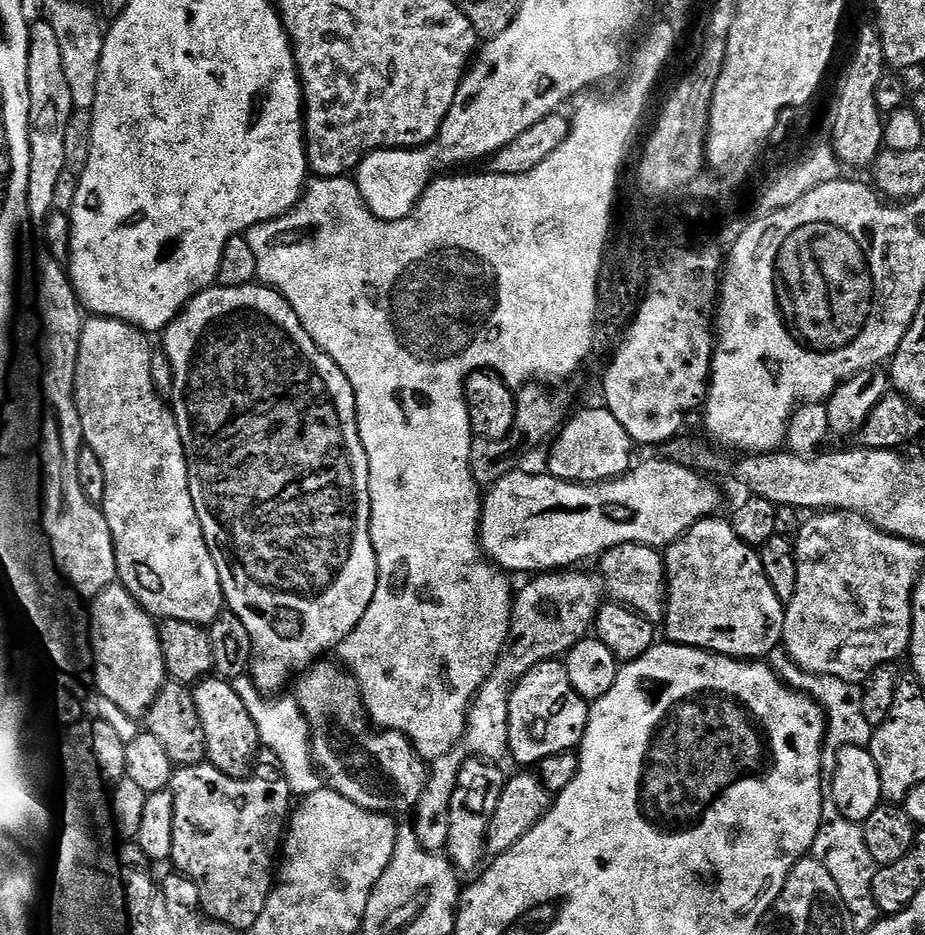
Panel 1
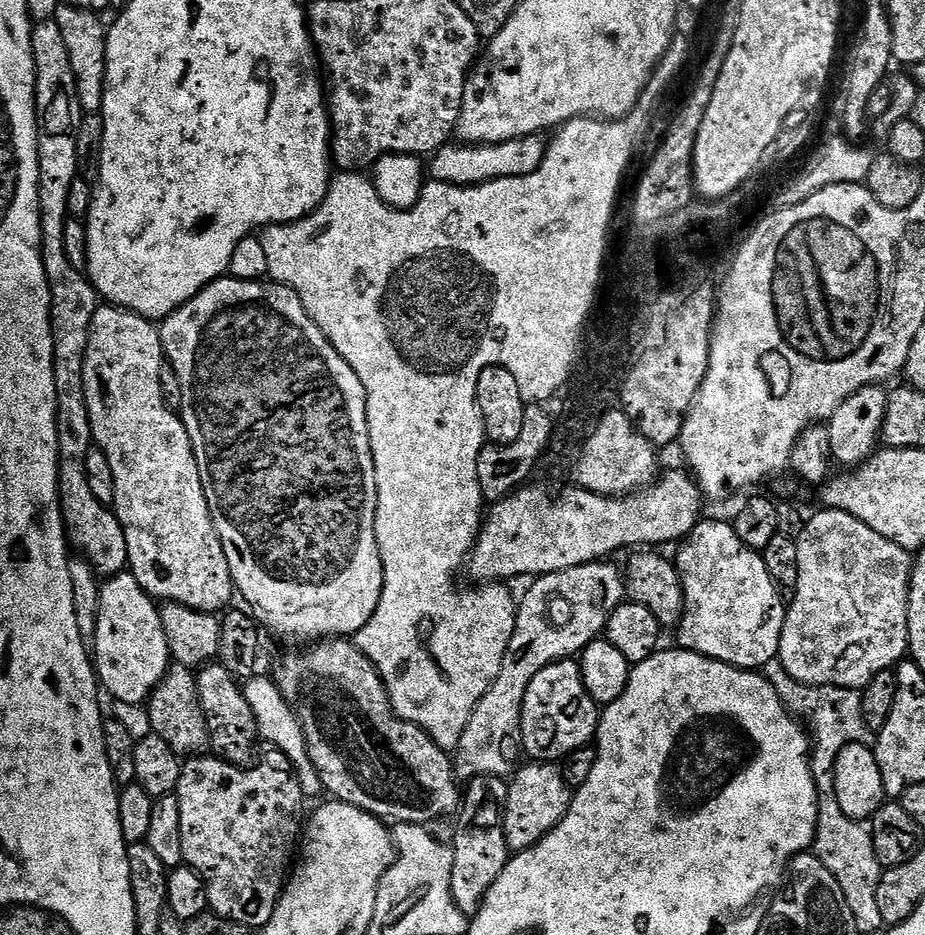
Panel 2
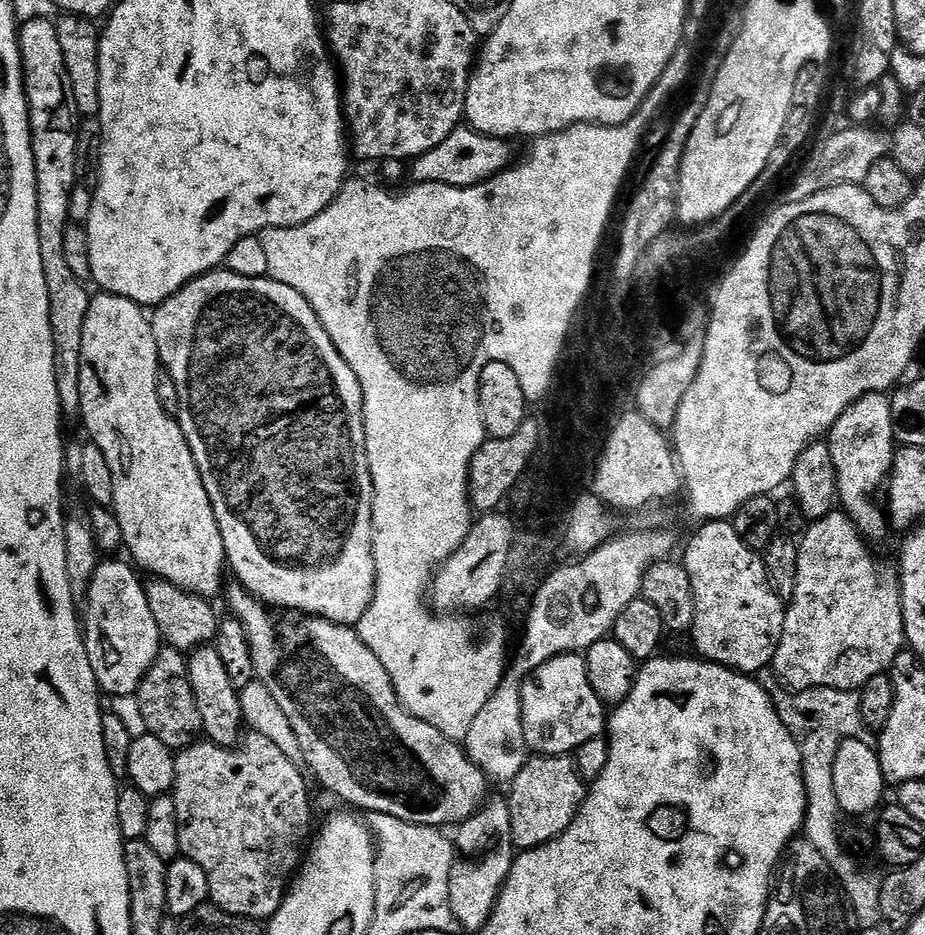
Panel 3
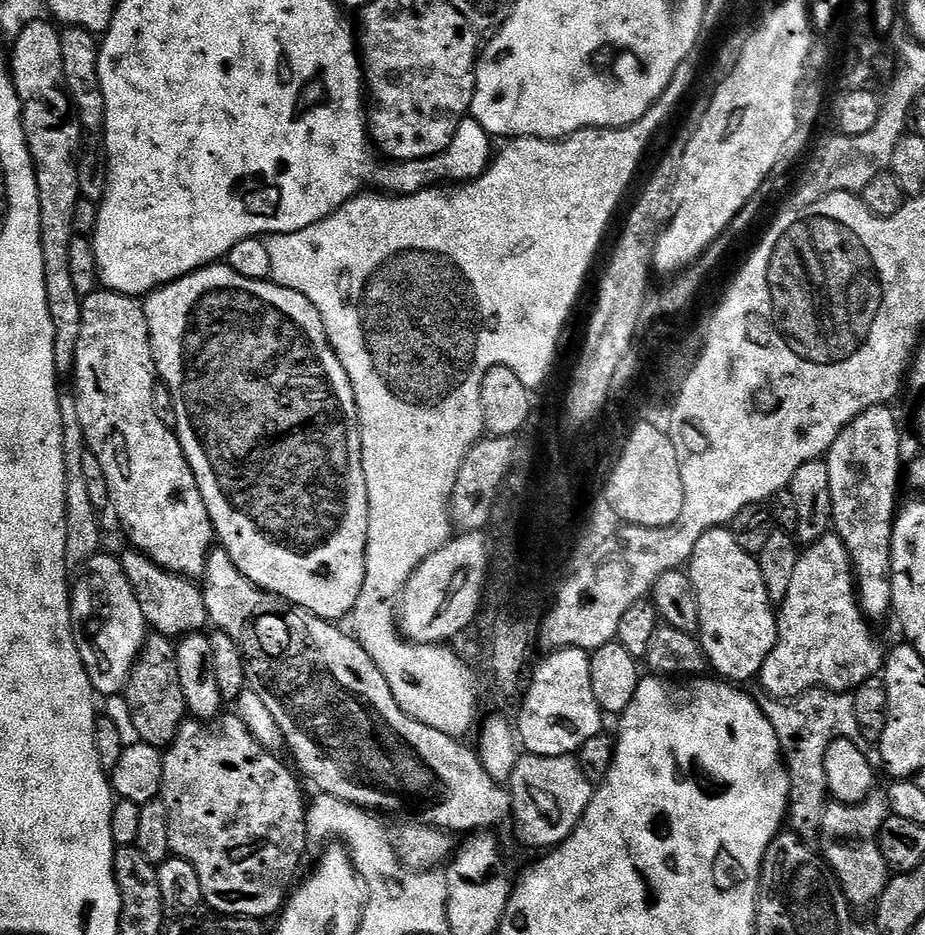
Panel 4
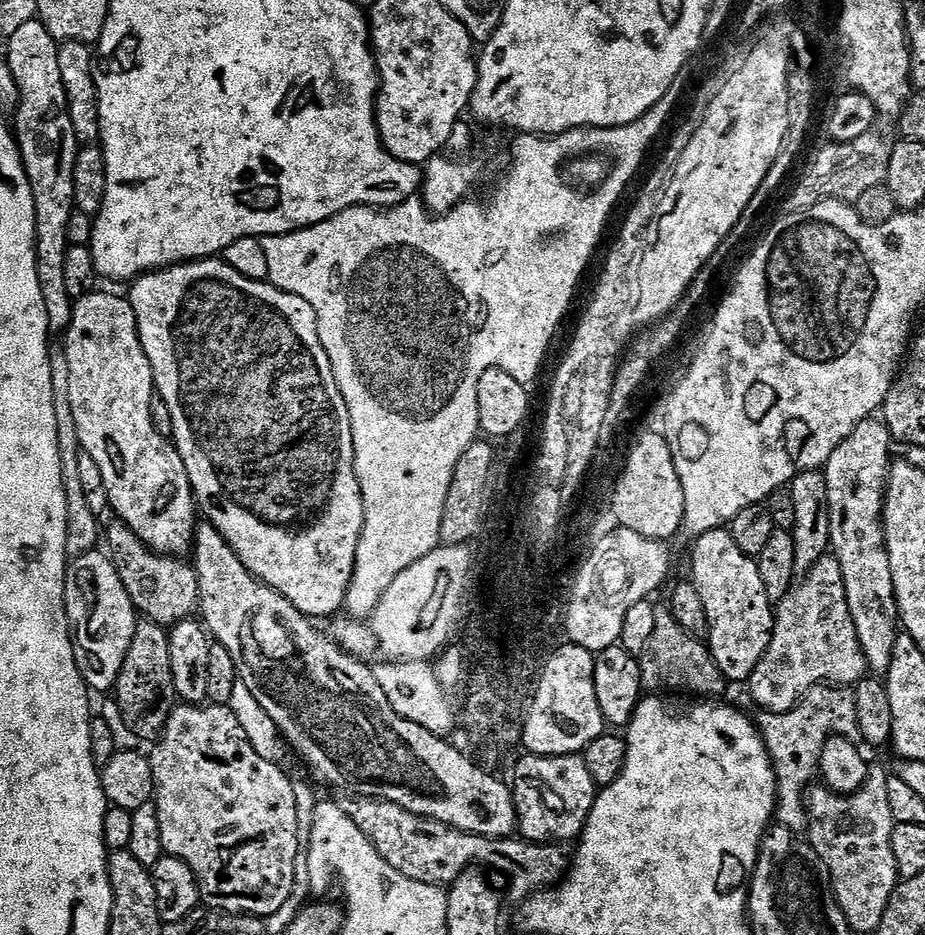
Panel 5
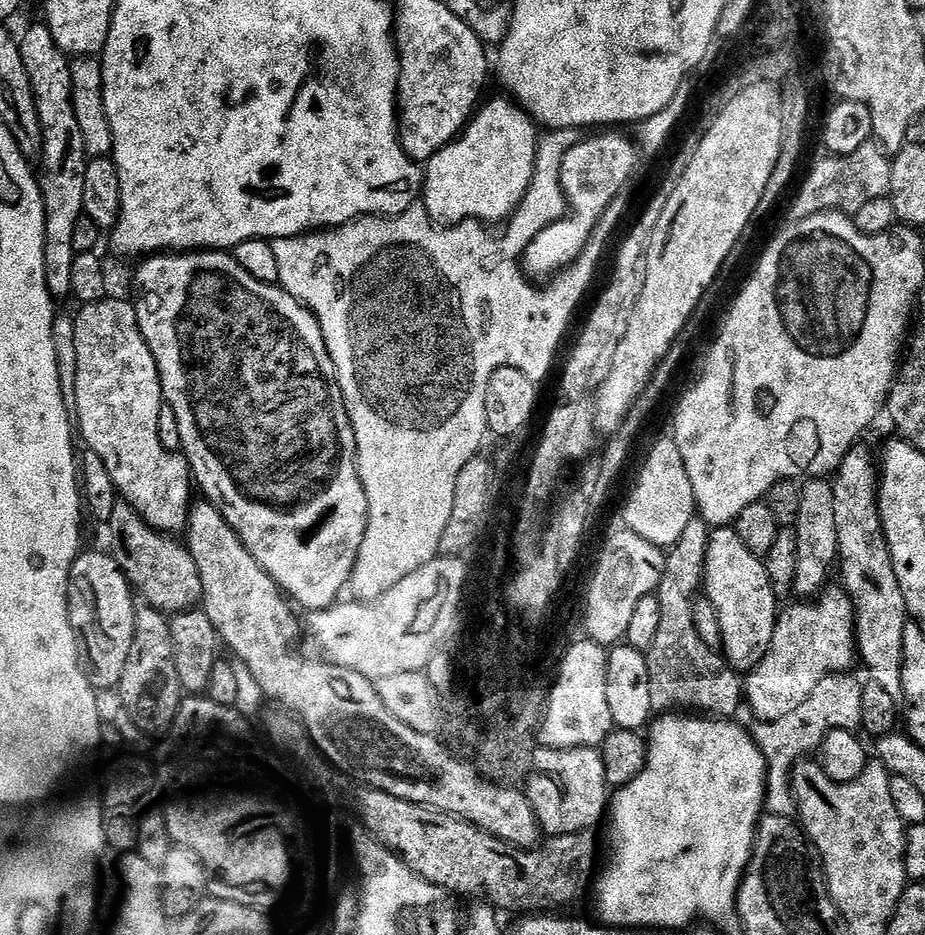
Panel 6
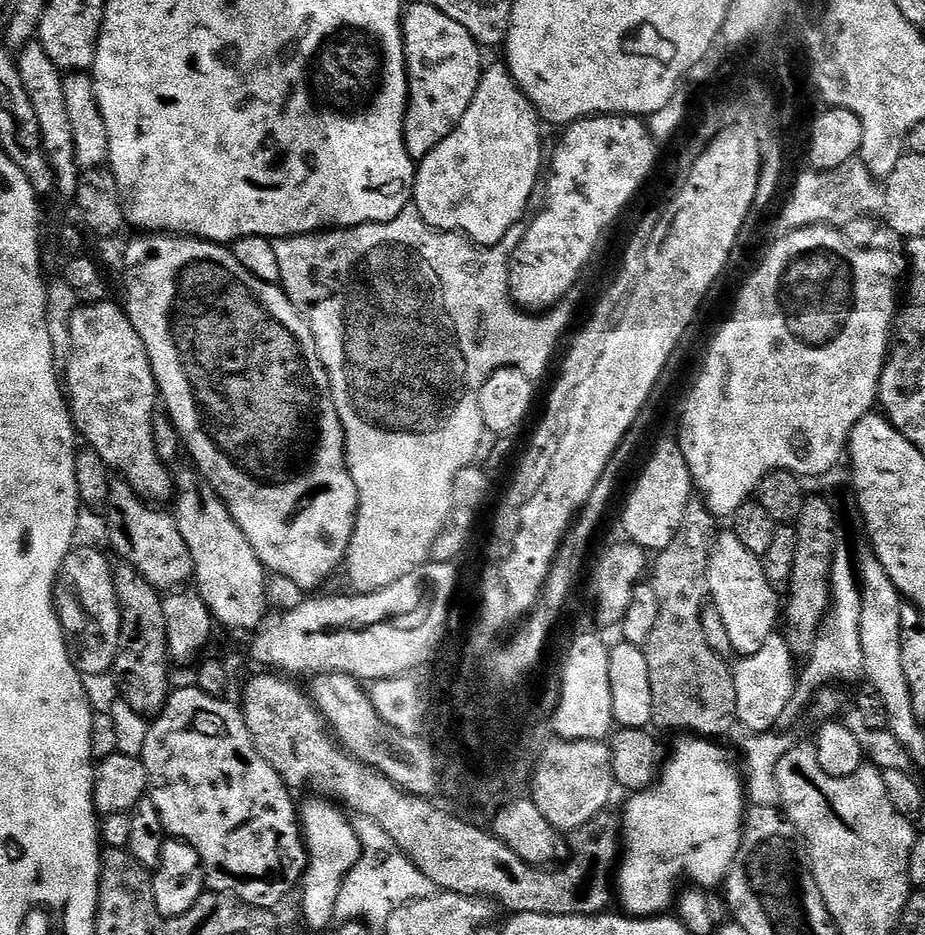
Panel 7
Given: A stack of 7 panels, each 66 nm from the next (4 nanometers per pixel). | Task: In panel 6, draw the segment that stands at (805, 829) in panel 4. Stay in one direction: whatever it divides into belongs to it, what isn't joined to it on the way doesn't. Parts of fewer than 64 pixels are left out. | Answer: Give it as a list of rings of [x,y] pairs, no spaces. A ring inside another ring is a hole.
[[[832,673],[824,679],[820,679],[814,690],[806,701],[798,706],[797,710],[792,710],[789,714],[784,714],[782,718],[771,721],[761,721],[753,729],[753,740],[763,752],[764,759],[768,763],[768,783],[765,784],[765,811],[772,816],[786,817],[793,819],[796,811],[796,800],[792,796],[790,783],[790,769],[796,761],[805,759],[823,745],[827,735],[833,729],[857,729],[861,725],[862,716],[862,688],[863,683],[852,677],[851,673]]]

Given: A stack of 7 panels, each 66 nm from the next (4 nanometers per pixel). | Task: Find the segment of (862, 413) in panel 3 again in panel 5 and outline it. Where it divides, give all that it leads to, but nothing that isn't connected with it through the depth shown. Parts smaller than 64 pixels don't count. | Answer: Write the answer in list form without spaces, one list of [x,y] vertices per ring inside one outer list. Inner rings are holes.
[[[880,418],[861,422],[830,454],[822,471],[826,478],[828,509],[830,510],[831,555],[842,566],[842,580],[846,586],[846,602],[859,636],[859,644],[867,659],[869,669],[876,674],[887,673],[892,662],[894,644],[900,635],[900,608],[894,590],[894,570],[890,570],[890,554],[884,533],[884,493],[888,490],[888,474],[894,463],[894,441],[888,425]]]

